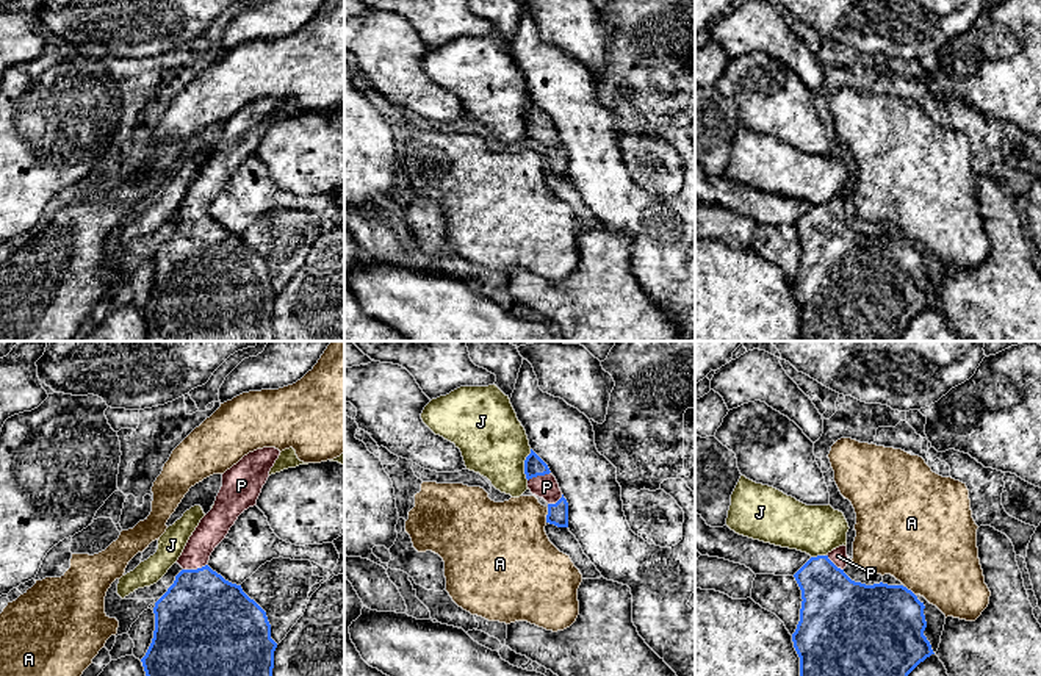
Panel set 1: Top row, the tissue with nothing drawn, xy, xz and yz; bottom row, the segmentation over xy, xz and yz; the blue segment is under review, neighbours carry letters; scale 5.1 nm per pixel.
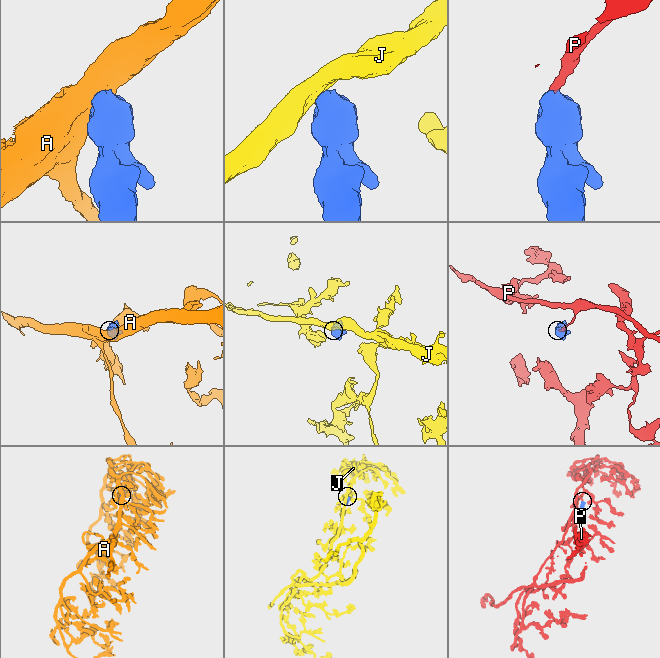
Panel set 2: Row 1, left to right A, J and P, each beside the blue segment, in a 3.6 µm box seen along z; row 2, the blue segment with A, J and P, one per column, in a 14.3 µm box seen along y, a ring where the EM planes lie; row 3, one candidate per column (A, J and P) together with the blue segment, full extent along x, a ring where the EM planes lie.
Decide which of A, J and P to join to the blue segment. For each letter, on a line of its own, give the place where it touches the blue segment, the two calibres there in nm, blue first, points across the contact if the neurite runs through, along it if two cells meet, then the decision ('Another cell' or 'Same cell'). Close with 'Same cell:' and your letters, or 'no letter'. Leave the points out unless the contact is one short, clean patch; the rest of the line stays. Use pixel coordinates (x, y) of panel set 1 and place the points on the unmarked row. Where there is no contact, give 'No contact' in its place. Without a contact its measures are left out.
A: Touches blue at xz (547, 165). Thickness 110 nm (blue) against 420 nm. Another cell
J: Touches blue at xz (525, 115). Thickness 100 nm (blue) against 340 nm. Boundary: xz (531, 99), (525, 110), (526, 129). Another cell
P: Touches blue at xy (194, 219). Thickness 460 nm (blue) against 150 nm. Path across: xy (202, 266), (194, 219), (194, 205), (213, 177). Same cell
Same cell: P

